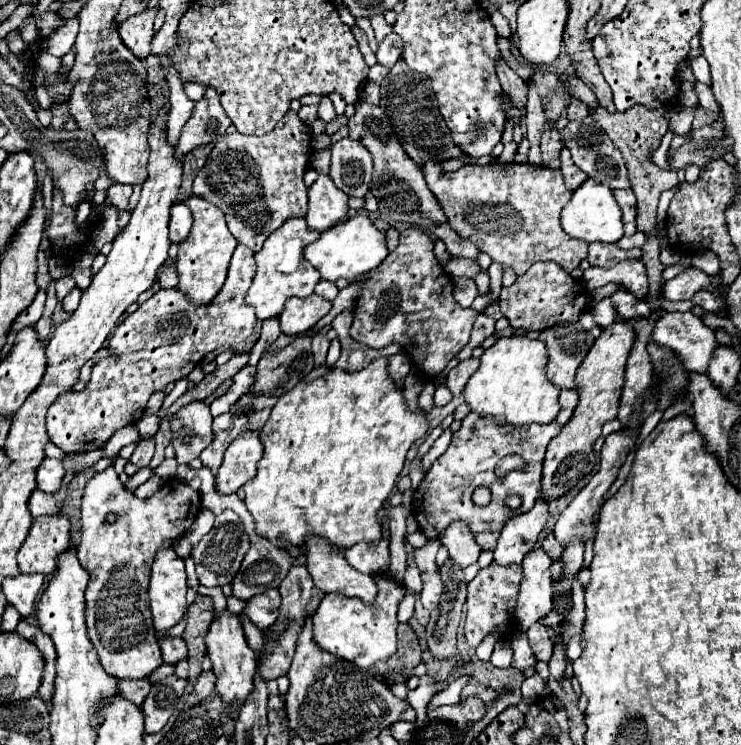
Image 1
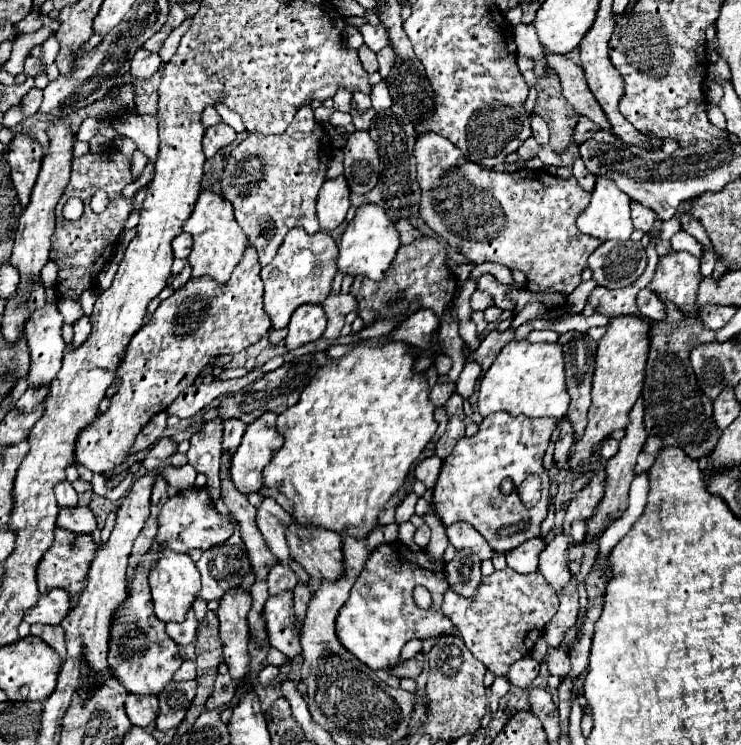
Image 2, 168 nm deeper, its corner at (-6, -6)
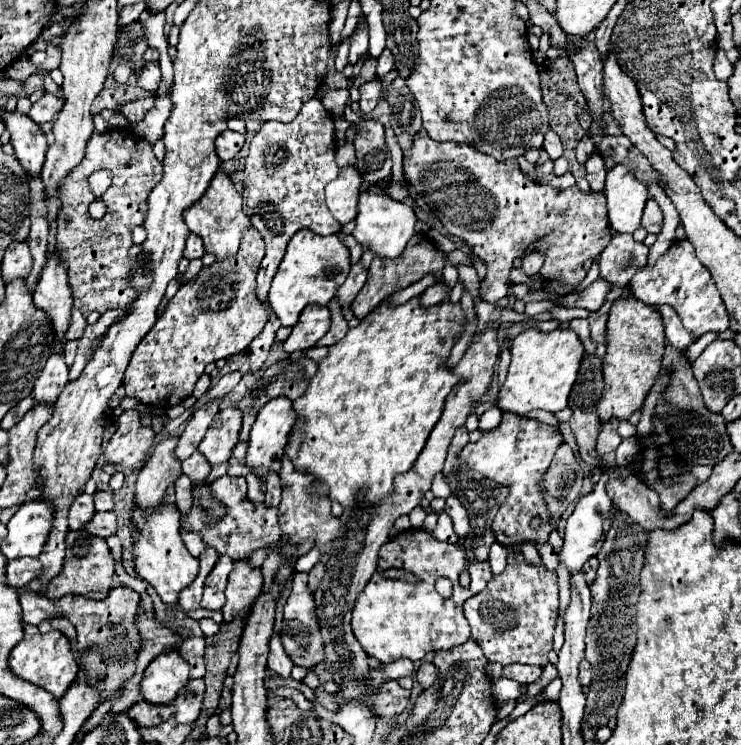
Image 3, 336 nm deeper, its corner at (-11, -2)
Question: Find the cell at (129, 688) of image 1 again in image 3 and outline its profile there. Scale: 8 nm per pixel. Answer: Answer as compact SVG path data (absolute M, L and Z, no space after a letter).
M142 700L142 702L136 702L128 710L128 716L140 728L156 726L156 724L160 724L160 722L164 722L164 720L168 720L172 716L172 704L150 704L150 702Z

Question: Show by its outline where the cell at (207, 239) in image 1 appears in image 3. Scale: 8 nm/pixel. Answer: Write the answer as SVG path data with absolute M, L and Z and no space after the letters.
M218 170L214 174L208 190L204 192L204 198L200 198L200 202L196 206L192 206L192 210L188 210L188 214L184 214L184 222L190 232L198 234L204 240L204 250L208 254L214 254L216 260L234 256L240 248L244 230L250 228L250 220L246 218L244 210L242 210L242 196L236 192L234 184L222 170Z

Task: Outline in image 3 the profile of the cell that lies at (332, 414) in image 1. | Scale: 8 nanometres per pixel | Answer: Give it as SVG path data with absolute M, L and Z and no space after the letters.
M418 298L402 306L388 306L388 302L382 302L372 314L360 320L356 328L350 328L342 340L330 346L308 390L294 400L296 422L284 452L296 470L314 476L310 486L312 492L320 486L328 486L328 498L340 502L344 508L354 506L358 498L380 502L394 492L394 476L412 468L442 414L444 398L458 382L458 378L444 368L444 362L450 348L460 338L462 322L464 310L460 304L444 302L424 308Z

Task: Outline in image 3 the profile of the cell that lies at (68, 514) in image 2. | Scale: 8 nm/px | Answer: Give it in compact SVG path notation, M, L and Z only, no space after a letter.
M96 512L88 522L86 522L86 532L108 538L116 532L116 514L114 512Z

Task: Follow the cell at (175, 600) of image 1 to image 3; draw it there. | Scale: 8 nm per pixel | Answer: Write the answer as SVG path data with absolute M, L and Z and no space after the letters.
M162 504L156 514L136 514L136 526L140 526L140 534L136 534L134 542L134 564L136 572L142 580L154 586L162 602L170 608L178 604L178 594L192 584L198 574L198 558L194 558L182 538L180 538L180 512L176 504Z

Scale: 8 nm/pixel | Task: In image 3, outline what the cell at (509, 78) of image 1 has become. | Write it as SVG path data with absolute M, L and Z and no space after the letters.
M548 130L548 132L546 132L544 150L550 154L552 160L556 160L556 158L562 156L562 150L564 150L564 148L562 148L562 142L560 142L560 138L558 138L558 134L556 134L554 130Z

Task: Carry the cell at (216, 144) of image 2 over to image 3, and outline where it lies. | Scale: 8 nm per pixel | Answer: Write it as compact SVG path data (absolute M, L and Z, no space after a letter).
M224 130L218 138L216 138L216 154L220 160L230 160L234 158L240 148L244 146L244 134L232 132L232 130Z

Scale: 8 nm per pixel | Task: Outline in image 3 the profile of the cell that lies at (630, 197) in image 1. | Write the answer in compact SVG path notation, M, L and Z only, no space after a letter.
M652 198L646 202L644 214L642 214L642 226L654 234L658 234L662 230L662 210L656 204L656 200L652 200Z

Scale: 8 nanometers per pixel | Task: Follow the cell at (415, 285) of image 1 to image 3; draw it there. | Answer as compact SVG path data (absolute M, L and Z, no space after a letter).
M416 234L412 238L412 242L408 242L408 246L404 248L404 254L400 254L400 258L394 260L384 260L384 258L374 258L372 266L368 270L368 280L364 284L364 288L358 292L358 296L352 302L352 312L356 318L364 318L368 312L372 312L376 308L376 304L380 304L386 296L390 296L396 290L402 290L418 280L422 280L426 274L432 274L436 278L436 282L442 282L442 270L446 264L446 254L442 250L438 250L432 242L428 242L424 236Z

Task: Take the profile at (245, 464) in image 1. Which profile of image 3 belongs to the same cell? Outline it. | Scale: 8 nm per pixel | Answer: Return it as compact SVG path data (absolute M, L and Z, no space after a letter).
M284 396L270 400L250 430L246 466L252 470L264 468L278 472L282 466L284 446L288 442L288 430L296 420L296 412L292 410L292 402Z

